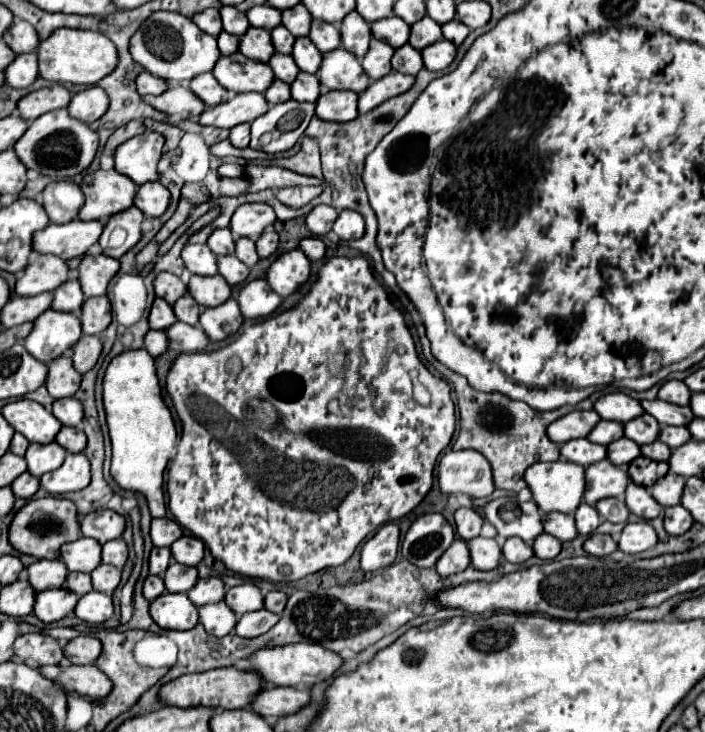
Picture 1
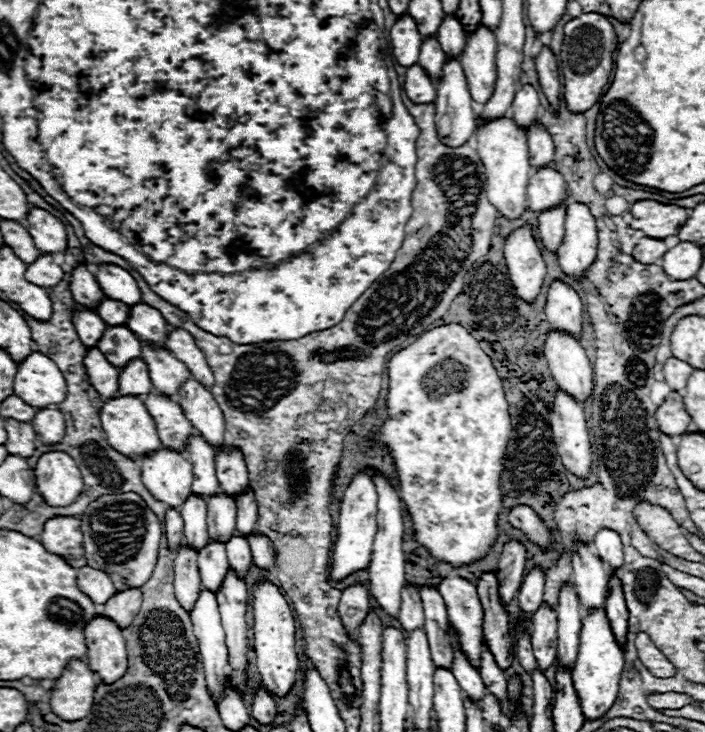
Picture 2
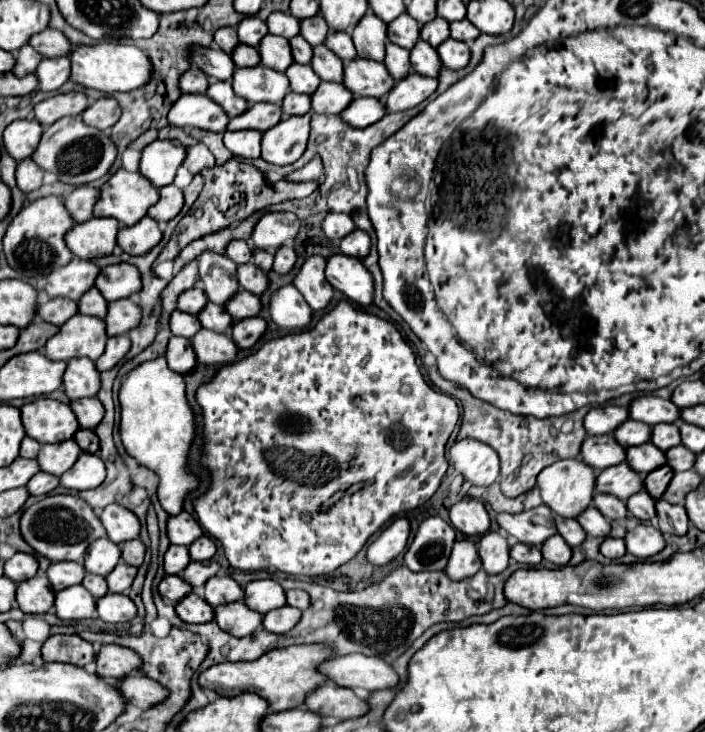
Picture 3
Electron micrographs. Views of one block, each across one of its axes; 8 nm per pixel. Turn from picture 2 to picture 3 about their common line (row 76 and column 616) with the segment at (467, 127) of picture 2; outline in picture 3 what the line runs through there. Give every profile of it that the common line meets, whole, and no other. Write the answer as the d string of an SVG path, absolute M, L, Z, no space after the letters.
M612 434L604 436L588 436L582 444L582 458L596 470L604 470L616 466L626 460L626 450L614 440Z

